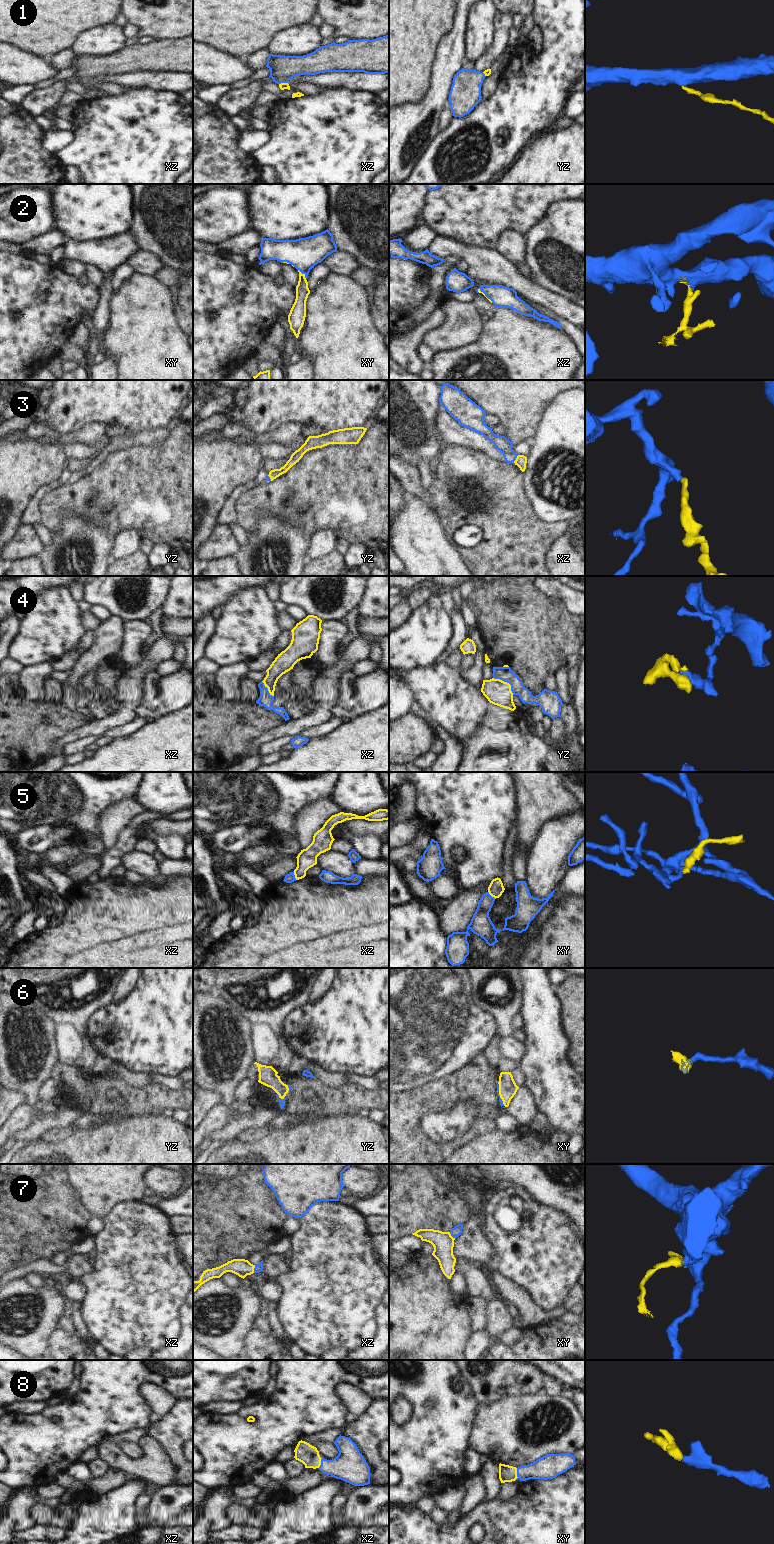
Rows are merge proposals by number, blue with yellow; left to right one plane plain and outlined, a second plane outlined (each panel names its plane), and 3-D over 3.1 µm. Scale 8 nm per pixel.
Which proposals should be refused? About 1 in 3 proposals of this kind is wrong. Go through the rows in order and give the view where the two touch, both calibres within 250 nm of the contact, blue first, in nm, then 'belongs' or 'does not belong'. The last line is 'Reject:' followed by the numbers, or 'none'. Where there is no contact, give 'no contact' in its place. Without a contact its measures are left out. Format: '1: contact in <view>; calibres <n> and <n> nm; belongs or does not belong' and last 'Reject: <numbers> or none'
1: contact in xz; calibres 200 and 50 nm; belongs
2: contact in xy; calibres 260 and 110 nm; belongs
3: contact in xz; calibres 120 and 90 nm; belongs
4: contact in yz; calibres 120 and 200 nm; does not belong
5: contact in xz; calibres 80 and 160 nm; does not belong
6: contact in xy; calibres 20 and 140 nm; belongs
7: contact in xy; calibres 80 and 170 nm; belongs
8: contact in xy; calibres 190 and 130 nm; belongs
Reject: 4, 5

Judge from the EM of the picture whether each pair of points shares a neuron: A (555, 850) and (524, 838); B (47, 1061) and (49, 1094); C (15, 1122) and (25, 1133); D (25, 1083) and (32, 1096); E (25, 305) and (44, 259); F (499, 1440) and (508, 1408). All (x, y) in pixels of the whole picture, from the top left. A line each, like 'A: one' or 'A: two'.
A: two
B: two
C: two
D: one
E: two
F: one

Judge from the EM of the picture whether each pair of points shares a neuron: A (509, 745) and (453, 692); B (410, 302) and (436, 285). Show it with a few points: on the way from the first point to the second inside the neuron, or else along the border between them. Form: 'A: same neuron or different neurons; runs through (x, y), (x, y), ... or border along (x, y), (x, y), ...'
A: same neuron; runs through (502, 729), (479, 706), (469, 705)
B: different neurons; border along (432, 268), (430, 294), (417, 309)

